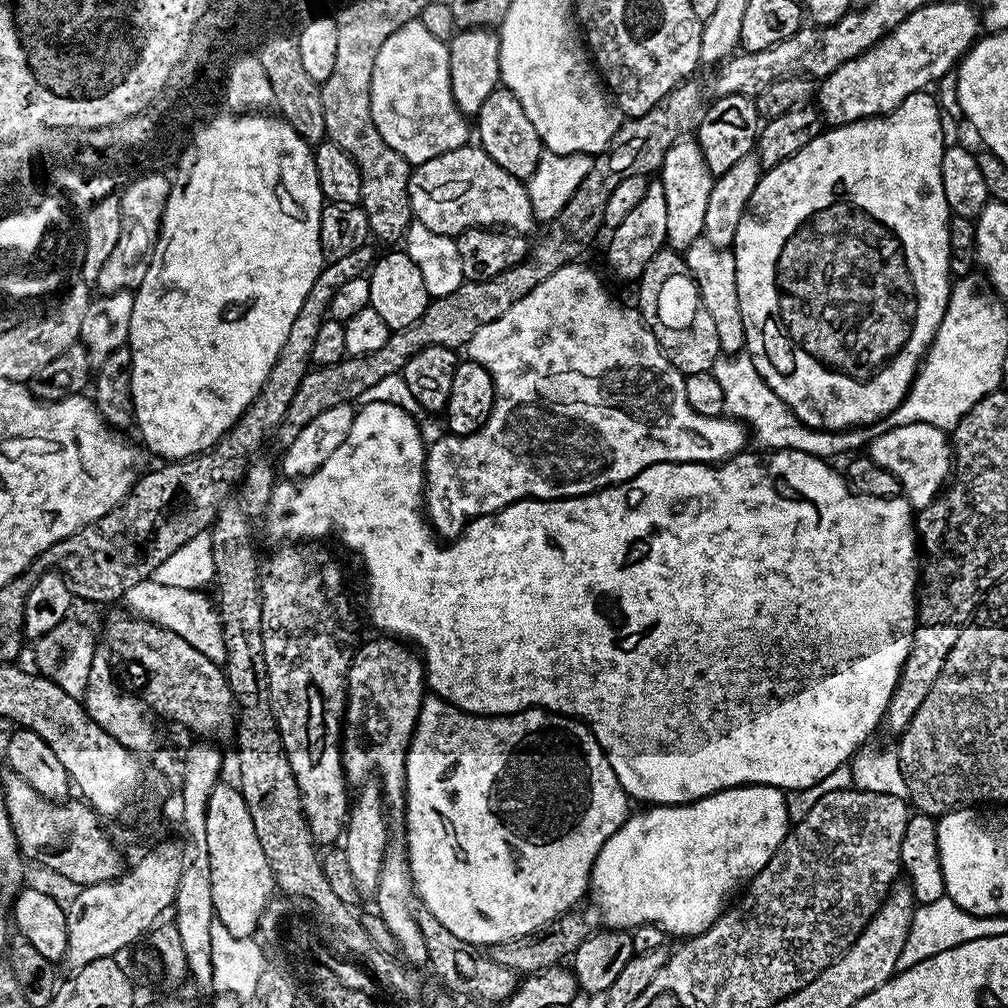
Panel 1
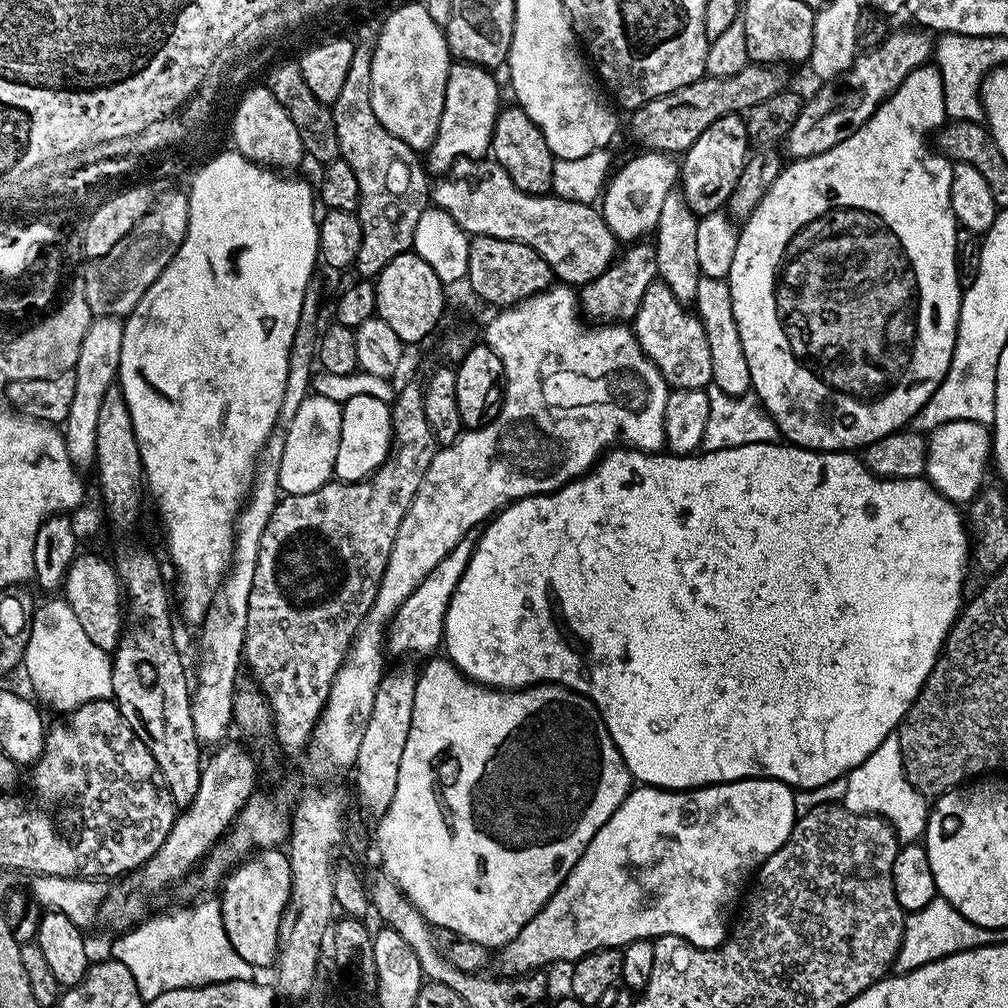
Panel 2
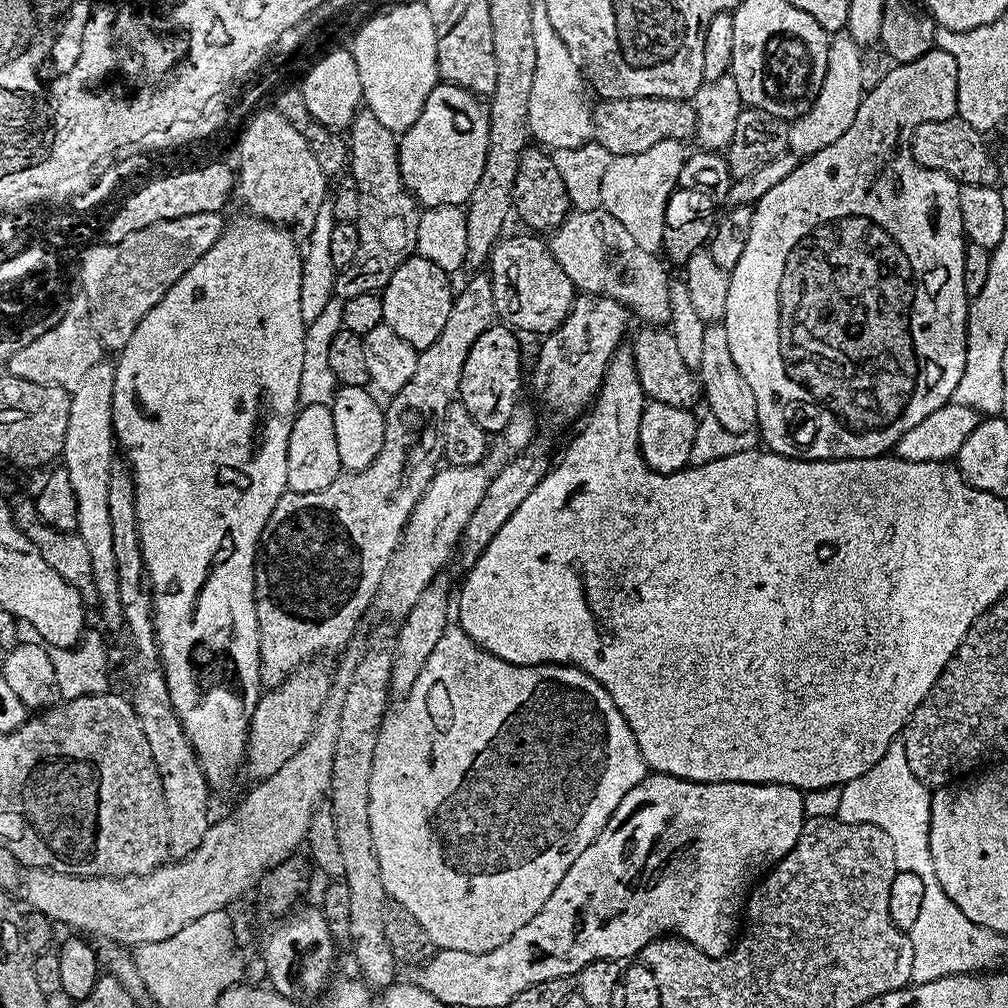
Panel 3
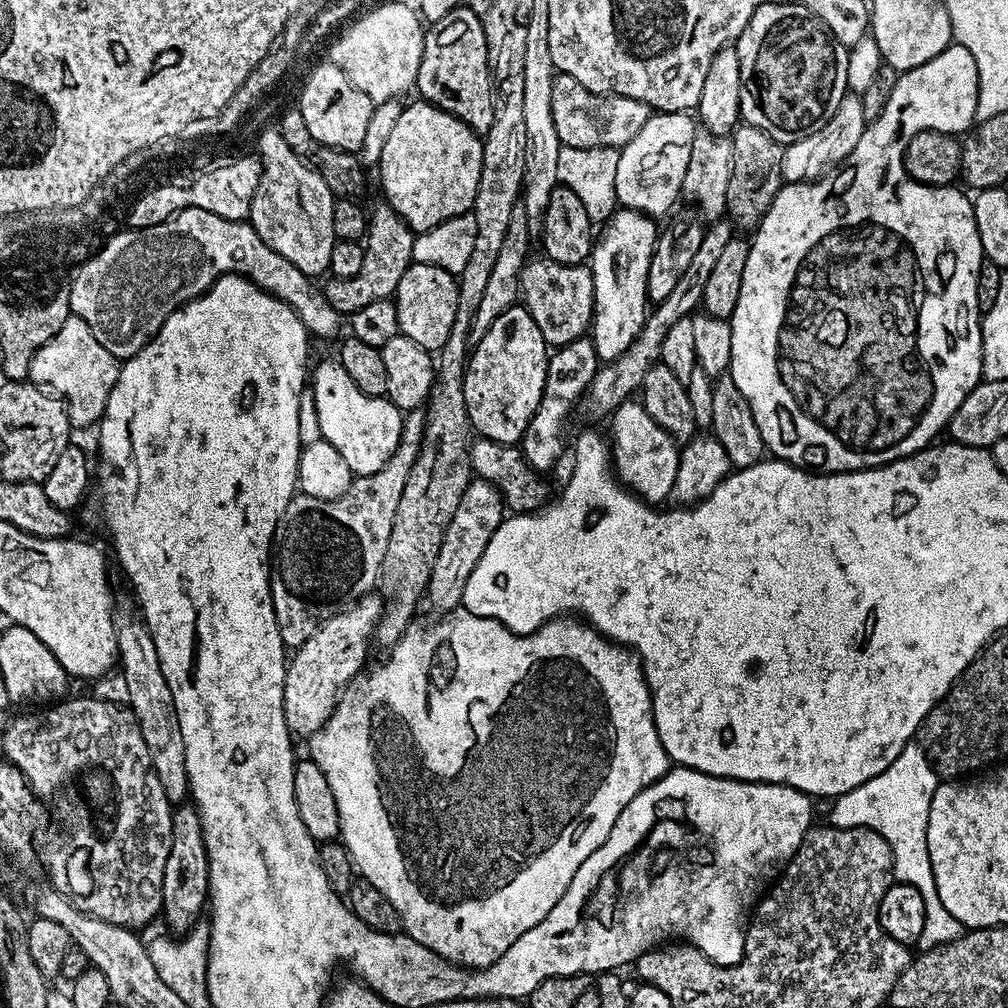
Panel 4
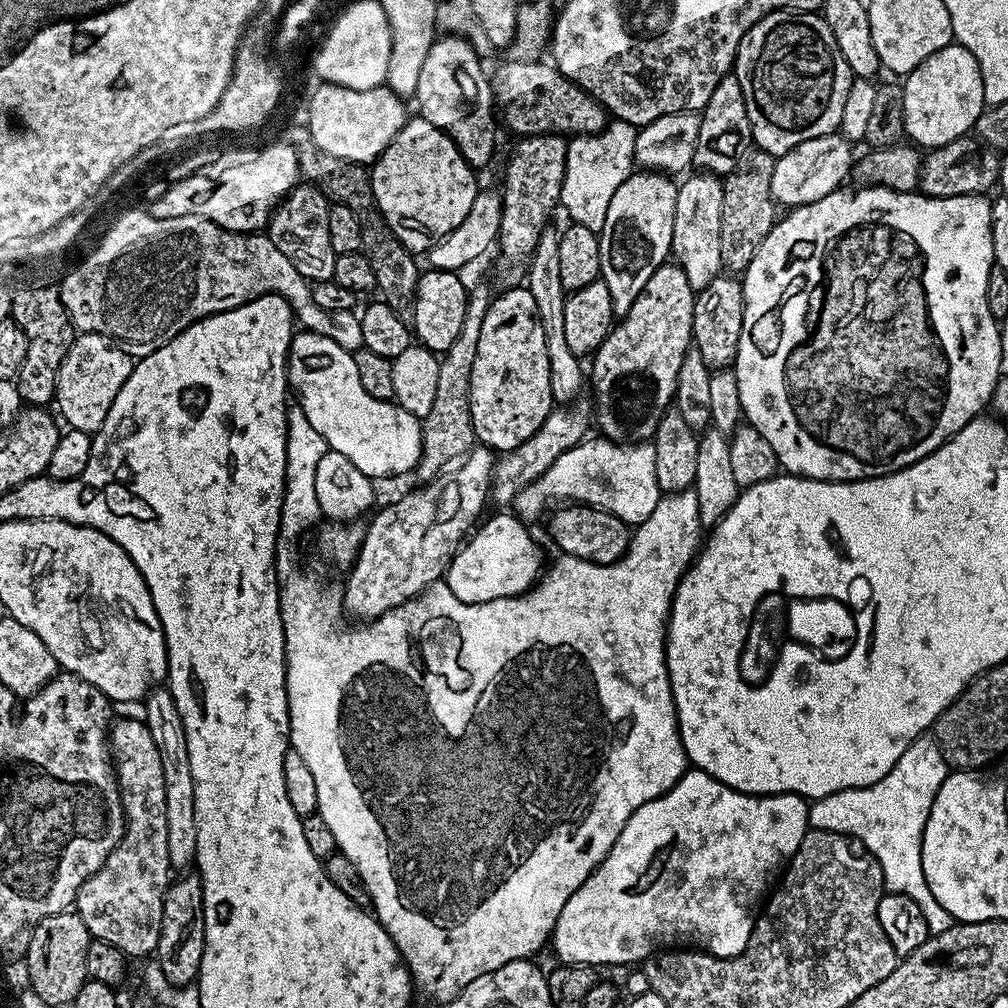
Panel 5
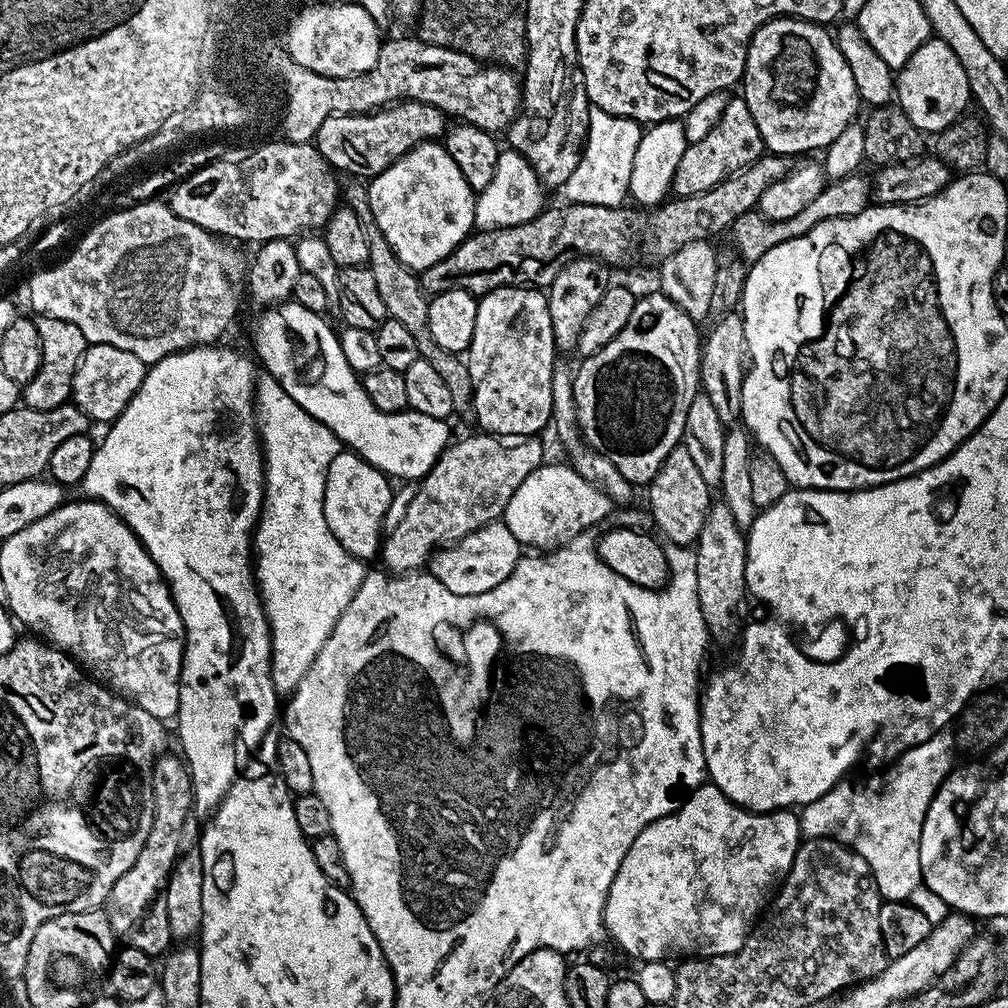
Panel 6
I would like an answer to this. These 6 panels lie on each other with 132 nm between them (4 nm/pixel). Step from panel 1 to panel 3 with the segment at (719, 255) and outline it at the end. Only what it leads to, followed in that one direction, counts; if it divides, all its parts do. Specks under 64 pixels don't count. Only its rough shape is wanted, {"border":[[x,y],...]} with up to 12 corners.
{"border":[[723,323],[706,327],[698,375],[707,411],[726,430],[757,427]]}

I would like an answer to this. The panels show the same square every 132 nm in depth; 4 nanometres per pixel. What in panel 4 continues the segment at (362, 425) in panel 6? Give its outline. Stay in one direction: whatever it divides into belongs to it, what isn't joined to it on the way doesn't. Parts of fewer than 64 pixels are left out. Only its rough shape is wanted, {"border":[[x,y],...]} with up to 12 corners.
{"border":[[335,359],[310,372],[319,435],[356,476],[386,466],[401,409]]}

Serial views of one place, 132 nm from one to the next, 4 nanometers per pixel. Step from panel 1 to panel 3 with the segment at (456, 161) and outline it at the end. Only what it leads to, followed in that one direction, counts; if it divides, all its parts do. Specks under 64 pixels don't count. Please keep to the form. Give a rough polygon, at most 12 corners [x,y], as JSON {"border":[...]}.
{"border":[[602,206],[569,214],[552,257],[577,293],[671,321],[665,261]]}

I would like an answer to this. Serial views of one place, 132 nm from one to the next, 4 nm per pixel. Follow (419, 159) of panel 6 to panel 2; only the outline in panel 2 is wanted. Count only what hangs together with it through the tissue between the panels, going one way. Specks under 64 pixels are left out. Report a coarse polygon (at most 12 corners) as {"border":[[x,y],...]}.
{"border":[[449,67],[429,173],[491,149],[502,107],[489,69]]}

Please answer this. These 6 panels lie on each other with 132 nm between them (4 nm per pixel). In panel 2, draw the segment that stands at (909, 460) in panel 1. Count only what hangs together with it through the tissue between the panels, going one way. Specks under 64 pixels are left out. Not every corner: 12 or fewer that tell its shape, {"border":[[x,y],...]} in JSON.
{"border":[[946,422],[926,440],[926,479],[957,506],[990,472],[992,433]]}

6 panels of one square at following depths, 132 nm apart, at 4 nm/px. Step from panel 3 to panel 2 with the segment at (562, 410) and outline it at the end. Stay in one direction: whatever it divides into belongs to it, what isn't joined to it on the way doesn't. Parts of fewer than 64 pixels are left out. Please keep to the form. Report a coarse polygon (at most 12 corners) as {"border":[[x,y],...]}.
{"border":[[632,242],[578,292],[592,322],[632,322],[657,283],[656,249]]}

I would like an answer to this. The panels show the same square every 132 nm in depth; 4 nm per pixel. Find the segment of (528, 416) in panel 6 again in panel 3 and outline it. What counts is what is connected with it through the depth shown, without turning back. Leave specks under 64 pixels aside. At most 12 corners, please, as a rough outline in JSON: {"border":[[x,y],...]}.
{"border":[[517,333],[470,346],[459,403],[487,434],[518,411],[526,370]]}

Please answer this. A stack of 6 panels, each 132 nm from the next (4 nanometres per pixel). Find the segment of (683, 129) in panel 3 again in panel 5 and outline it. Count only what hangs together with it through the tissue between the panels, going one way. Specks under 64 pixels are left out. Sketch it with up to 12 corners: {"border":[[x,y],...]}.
{"border":[[505,59],[494,100],[517,137],[591,134],[609,113],[551,63]]}

